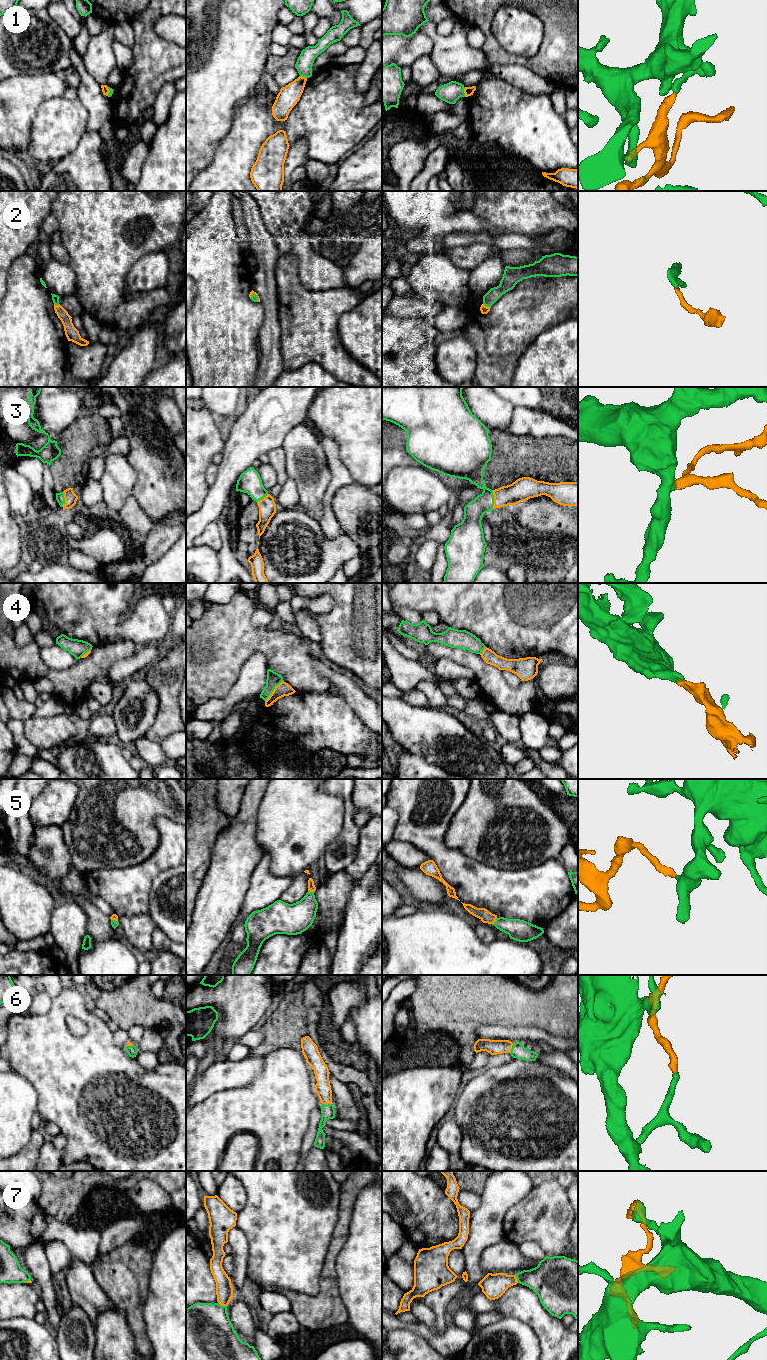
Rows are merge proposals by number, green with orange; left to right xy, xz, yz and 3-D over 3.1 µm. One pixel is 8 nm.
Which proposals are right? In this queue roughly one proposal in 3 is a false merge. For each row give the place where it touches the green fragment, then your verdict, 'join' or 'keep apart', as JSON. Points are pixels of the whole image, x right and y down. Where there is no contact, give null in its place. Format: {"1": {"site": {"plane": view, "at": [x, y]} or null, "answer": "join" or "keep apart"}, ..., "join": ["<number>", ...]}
{"1": {"site": {"plane": "yz", "at": [463, 92]}, "answer": "keep apart"}, "2": {"site": {"plane": "yz", "at": [487, 306]}, "answer": "join"}, "3": {"site": {"plane": "yz", "at": [493, 499]}, "answer": "join"}, "4": {"site": {"plane": "xz", "at": [273, 689]}, "answer": "keep apart"}, "5": {"site": {"plane": "yz", "at": [495, 921]}, "answer": "join"}, "6": {"site": {"plane": "xz", "at": [327, 1104]}, "answer": "join"}, "7": {"site": {"plane": "xz", "at": [221, 1305]}, "answer": "join"}, "join": ["2", "3", "5", "6", "7"]}

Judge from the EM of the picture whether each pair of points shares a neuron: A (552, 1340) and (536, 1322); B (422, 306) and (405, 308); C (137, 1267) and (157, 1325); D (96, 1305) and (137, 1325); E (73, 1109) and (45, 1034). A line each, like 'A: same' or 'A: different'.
A: same
B: same
C: different
D: different
E: same

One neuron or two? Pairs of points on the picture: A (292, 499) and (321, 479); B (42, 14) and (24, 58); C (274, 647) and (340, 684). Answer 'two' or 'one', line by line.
A: two
B: one
C: two

